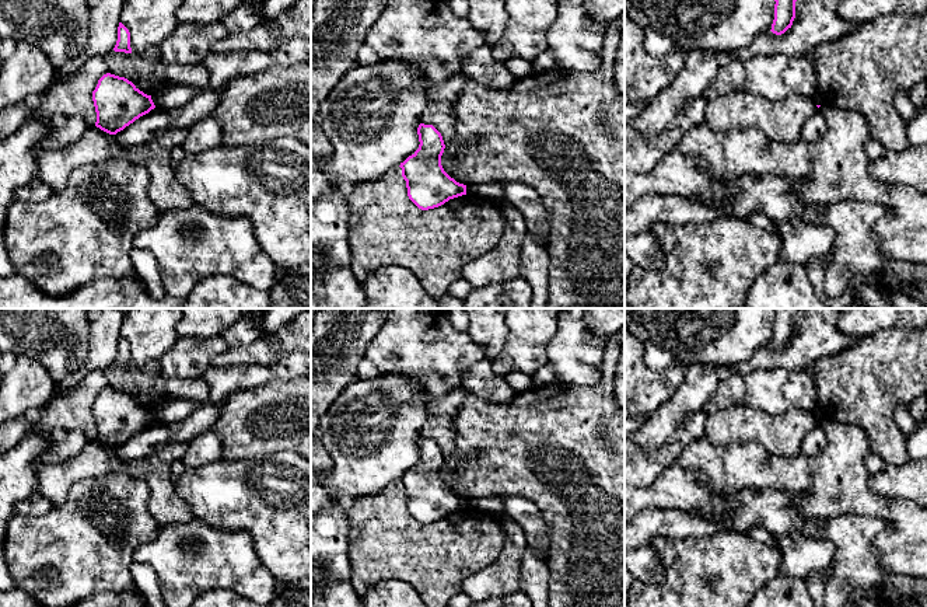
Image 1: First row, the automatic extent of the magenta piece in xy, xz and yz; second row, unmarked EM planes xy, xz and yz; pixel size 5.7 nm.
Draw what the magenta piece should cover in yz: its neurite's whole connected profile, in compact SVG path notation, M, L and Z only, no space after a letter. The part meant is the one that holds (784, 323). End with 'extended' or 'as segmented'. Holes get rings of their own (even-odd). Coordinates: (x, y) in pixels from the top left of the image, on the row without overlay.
M773 308L773 311L776 318L770 345L776 349L781 349L793 339L795 332L795 315L800 308Z | as segmented

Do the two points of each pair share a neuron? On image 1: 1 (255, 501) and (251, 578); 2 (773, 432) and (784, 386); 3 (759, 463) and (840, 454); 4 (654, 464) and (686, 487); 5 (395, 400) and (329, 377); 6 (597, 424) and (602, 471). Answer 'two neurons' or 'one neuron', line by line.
1: two neurons
2: two neurons
3: one neuron
4: two neurons
5: two neurons
6: one neuron

